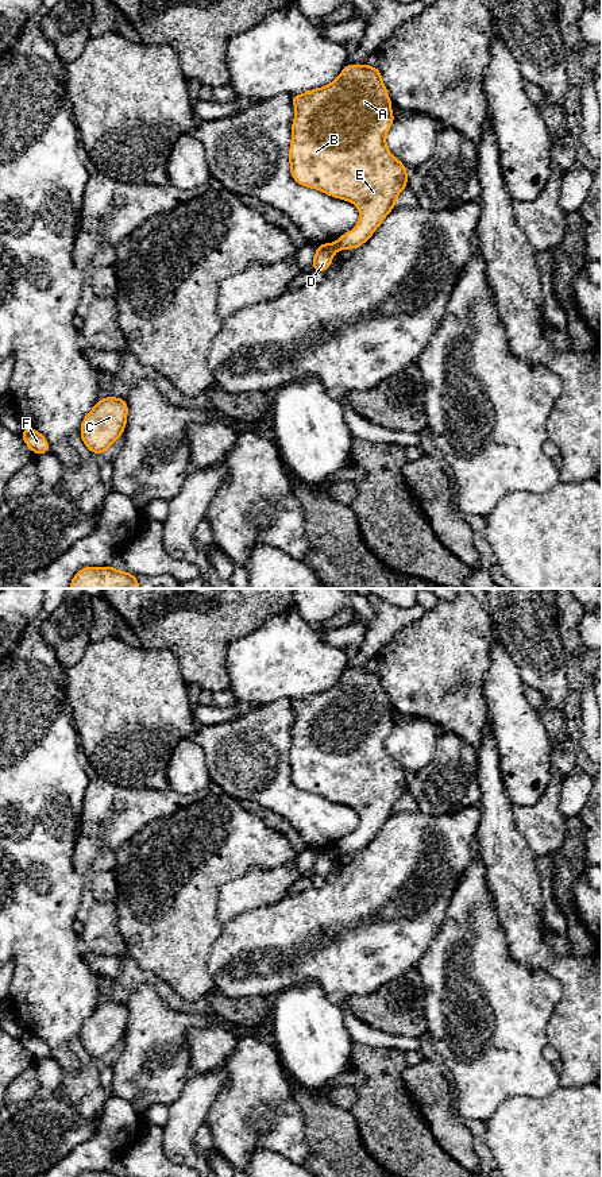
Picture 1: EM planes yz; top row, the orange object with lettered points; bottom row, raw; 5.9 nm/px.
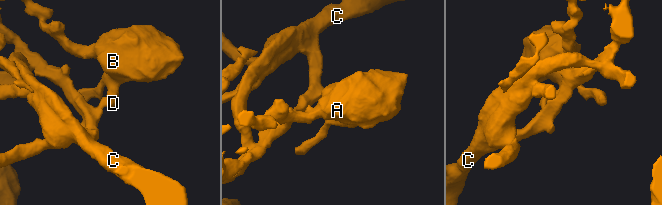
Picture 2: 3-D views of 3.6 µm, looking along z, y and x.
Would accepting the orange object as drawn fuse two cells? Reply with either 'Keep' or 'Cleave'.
Cleave

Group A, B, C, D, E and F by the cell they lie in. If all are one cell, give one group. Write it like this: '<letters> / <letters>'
A B E / C D F

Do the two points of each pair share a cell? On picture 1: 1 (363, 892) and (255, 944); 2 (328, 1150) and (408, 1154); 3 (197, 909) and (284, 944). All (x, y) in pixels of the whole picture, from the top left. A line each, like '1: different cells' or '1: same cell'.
1: same cell
2: different cells
3: different cells

